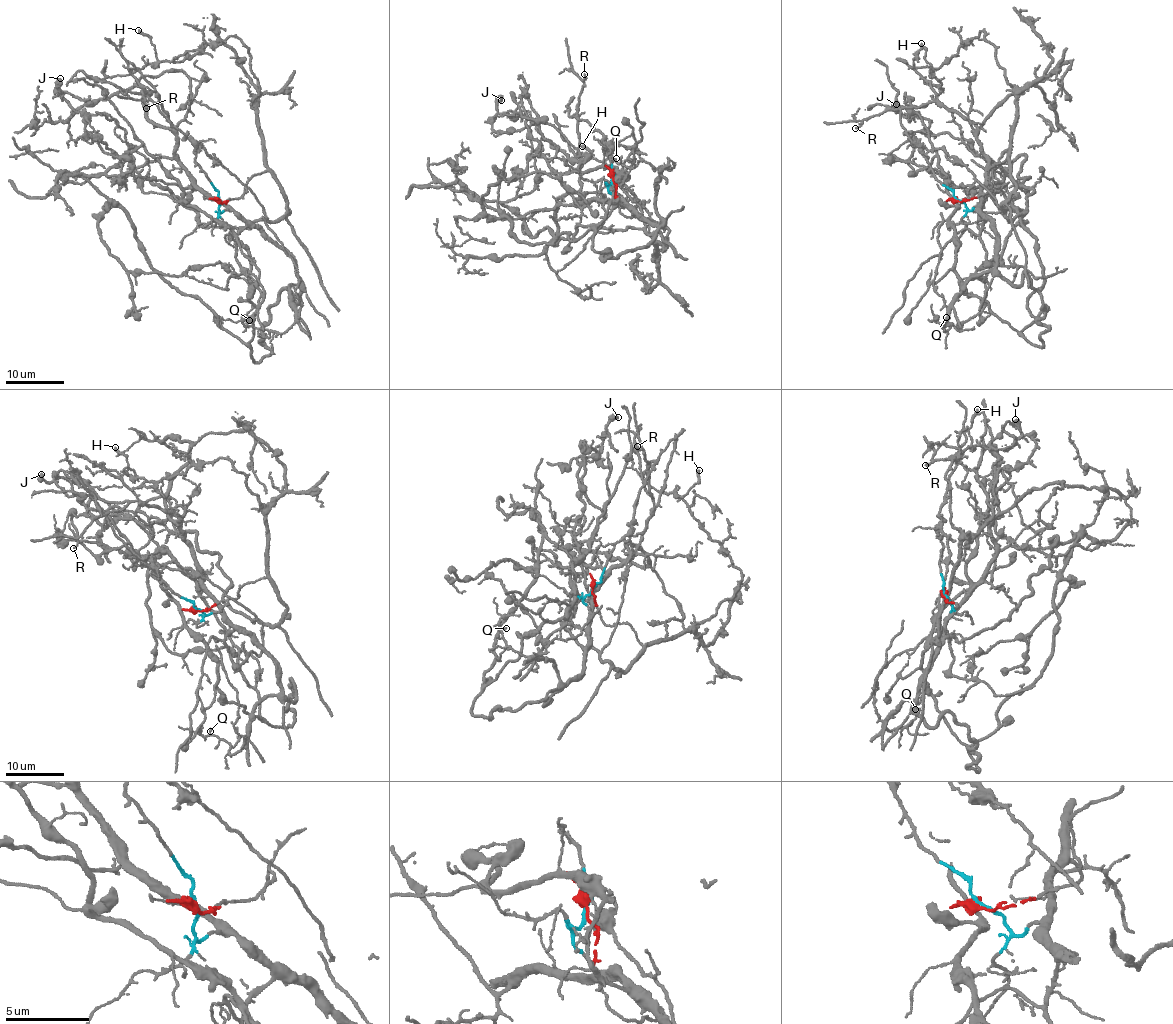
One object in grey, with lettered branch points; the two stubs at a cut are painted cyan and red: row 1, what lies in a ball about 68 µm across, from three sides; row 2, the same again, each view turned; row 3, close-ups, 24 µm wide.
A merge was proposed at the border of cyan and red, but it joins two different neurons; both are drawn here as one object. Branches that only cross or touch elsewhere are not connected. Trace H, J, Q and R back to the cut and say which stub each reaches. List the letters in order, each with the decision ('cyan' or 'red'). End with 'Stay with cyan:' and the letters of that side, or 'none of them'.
H: red
J: red
Q: cyan
R: cyan
Stay with cyan: Q, R

